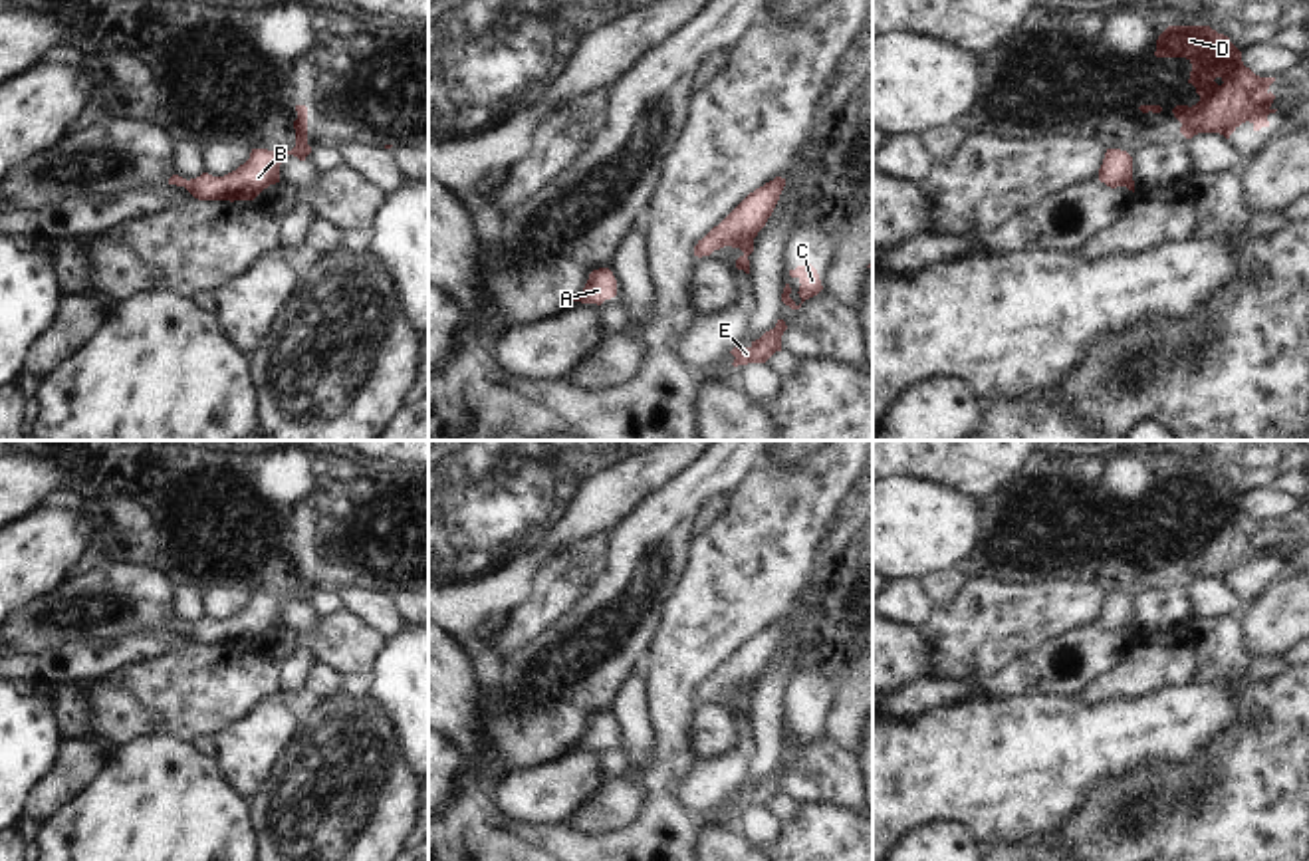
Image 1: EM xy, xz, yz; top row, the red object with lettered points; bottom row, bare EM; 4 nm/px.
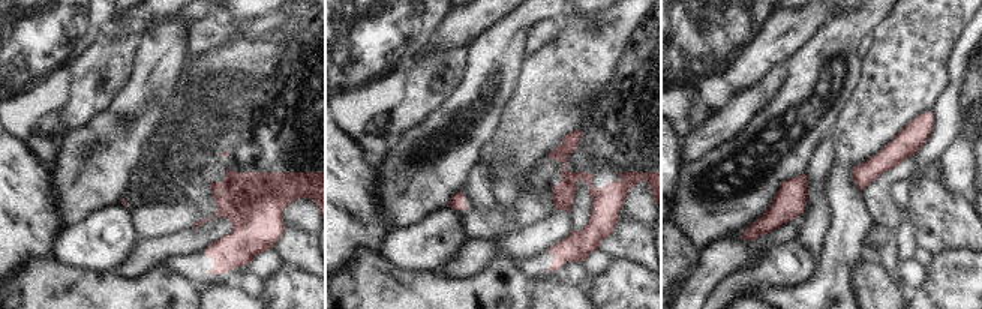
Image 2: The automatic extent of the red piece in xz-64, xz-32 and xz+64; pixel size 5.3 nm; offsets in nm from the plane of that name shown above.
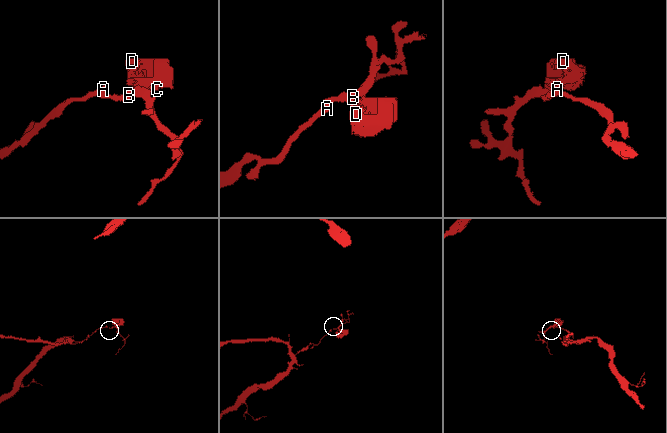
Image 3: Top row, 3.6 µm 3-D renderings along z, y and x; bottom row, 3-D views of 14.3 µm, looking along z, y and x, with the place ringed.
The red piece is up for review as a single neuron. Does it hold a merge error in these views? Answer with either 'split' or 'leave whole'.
split

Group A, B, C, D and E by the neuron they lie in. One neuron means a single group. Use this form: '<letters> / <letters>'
A B / C D E

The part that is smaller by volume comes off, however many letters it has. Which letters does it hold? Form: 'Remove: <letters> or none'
Remove: C, D, E

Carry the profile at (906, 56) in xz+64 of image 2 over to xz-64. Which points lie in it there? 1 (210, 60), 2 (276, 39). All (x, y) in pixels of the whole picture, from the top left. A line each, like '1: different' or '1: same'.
1: same
2: same

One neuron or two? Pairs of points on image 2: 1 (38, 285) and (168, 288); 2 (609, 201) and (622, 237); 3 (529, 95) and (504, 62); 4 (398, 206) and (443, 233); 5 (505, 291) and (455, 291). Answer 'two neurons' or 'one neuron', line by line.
1: one neuron
2: two neurons
3: two neurons
4: two neurons
5: one neuron

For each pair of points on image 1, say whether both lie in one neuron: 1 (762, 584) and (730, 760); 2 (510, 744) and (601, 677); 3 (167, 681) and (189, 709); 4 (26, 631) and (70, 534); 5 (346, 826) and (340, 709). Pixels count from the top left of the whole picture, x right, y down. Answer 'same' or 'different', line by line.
1: different
2: same
3: same
4: different
5: same

